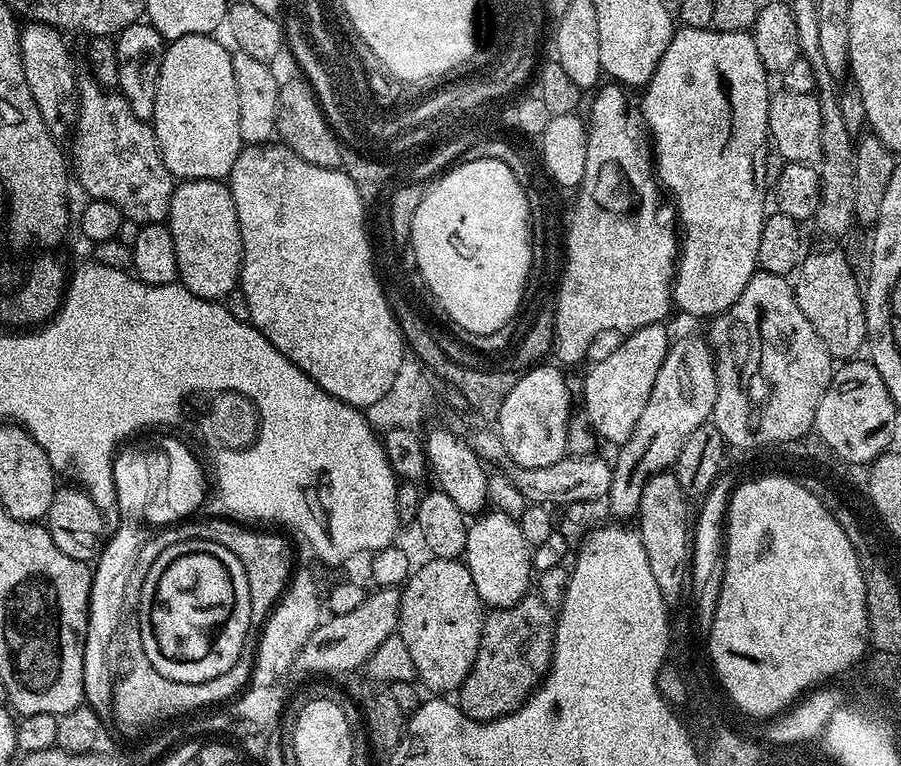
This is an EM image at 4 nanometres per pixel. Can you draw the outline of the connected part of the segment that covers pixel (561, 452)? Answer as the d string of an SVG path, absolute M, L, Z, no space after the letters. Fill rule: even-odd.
M548 362L527 369L515 377L516 385L504 393L504 401L498 417L498 431L508 460L516 468L537 468L550 466L564 459L568 452L568 423L574 414L572 392L568 380L559 372L559 367L551 368Z

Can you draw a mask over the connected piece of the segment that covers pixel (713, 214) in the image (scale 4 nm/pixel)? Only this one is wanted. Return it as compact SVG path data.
M680 28L682 31L682 48L680 48L680 35L673 33L671 42L663 52L654 74L648 80L643 89L642 110L640 116L652 141L652 157L654 161L654 171L661 187L673 195L671 198L673 207L677 212L677 221L680 229L680 251L677 257L676 274L673 279L672 297L675 307L679 308L690 316L708 316L714 318L727 313L737 301L739 294L748 285L752 276L755 275L759 260L758 243L761 238L762 226L766 219L766 212L752 212L752 200L740 200L736 192L732 192L732 180L728 180L728 164L724 164L724 152L726 152L726 134L729 133L728 120L724 120L724 96L720 96L720 76L716 76L716 68L720 68L720 52L716 52L716 29L714 29L714 56L712 56L712 28L704 34L704 52L700 52L700 30L693 28Z

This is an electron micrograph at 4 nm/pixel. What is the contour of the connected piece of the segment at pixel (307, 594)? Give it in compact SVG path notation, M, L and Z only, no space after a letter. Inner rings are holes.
M297 571L262 625L260 645L256 651L256 666L251 678L255 684L268 685L268 681L272 681L274 676L280 677L284 668L288 668L288 660L292 660L292 656L298 656L302 646L306 646L310 634L322 622L320 608L322 612L322 592L320 596L315 578L308 572Z

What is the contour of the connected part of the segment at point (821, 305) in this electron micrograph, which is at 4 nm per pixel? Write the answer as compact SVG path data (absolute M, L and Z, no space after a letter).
M812 252L809 256L807 253L807 255L801 259L798 275L794 280L794 291L802 314L806 314L806 318L810 318L810 326L814 326L818 338L822 338L826 350L833 358L840 362L847 361L859 353L856 352L859 348L863 349L865 347L868 323L864 317L862 284L861 281L860 284L856 281L856 276L852 273L852 264L842 253Z

